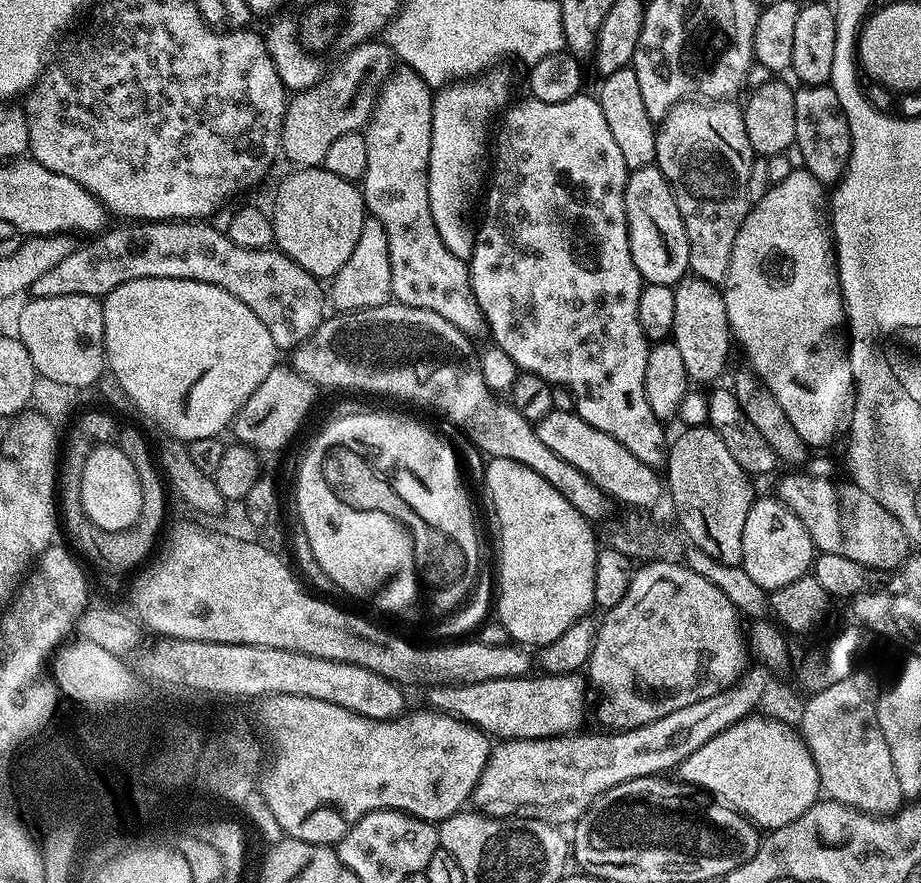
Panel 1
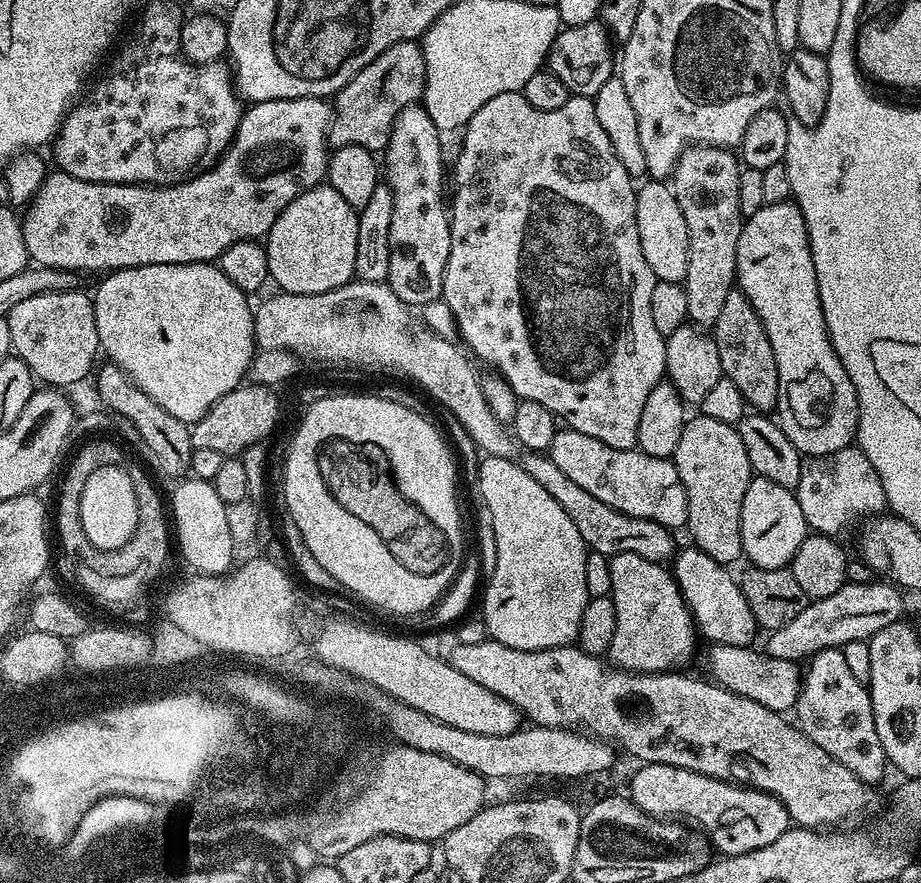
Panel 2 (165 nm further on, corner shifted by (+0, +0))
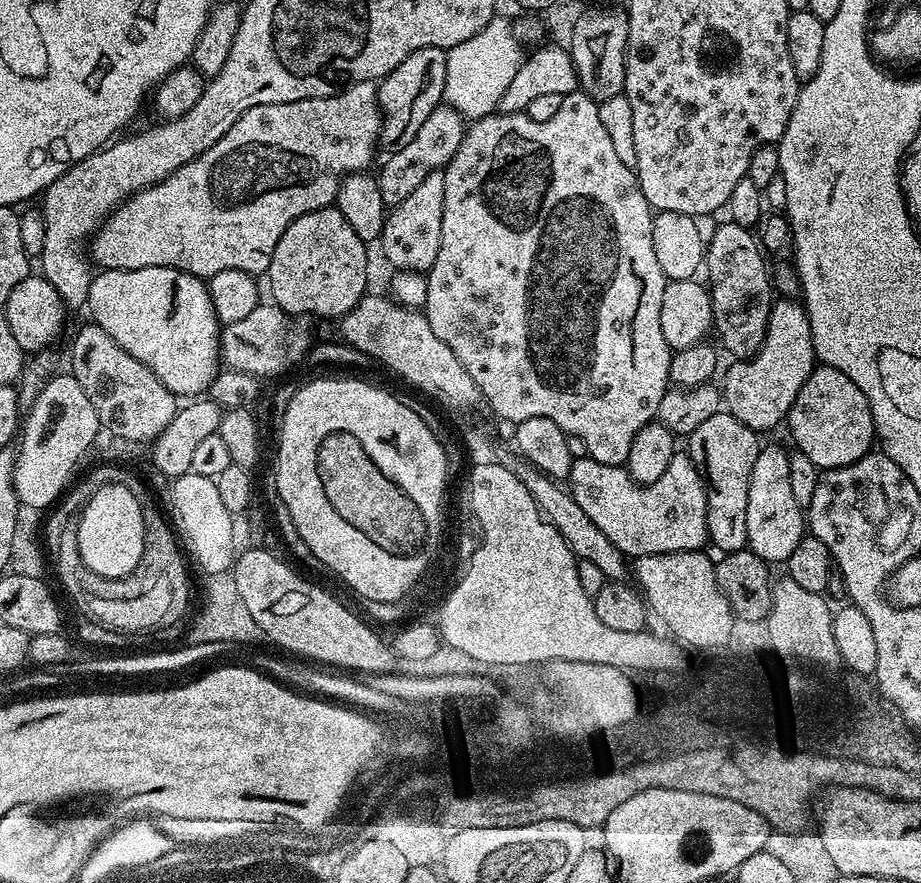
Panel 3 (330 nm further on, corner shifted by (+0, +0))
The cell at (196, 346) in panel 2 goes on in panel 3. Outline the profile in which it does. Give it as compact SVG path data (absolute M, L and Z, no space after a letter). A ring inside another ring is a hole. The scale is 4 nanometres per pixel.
M143 268L142 270L100 270L92 277L92 285L88 291L87 311L92 311L91 319L102 328L122 348L126 353L133 355L138 362L144 363L150 368L177 398L196 398L207 393L212 380L216 377L218 369L221 367L220 358L220 334L222 325L216 318L216 307L212 304L212 296L208 293L207 283L201 277L191 276L185 272L179 272L173 268Z

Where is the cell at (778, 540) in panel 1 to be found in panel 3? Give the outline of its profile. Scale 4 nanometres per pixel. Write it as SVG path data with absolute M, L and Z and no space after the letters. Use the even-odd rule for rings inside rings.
M765 443L758 458L754 458L754 470L750 474L750 494L746 498L746 534L748 548L769 565L786 562L794 554L794 546L806 535L806 516L794 502L790 490L790 452L776 444Z

